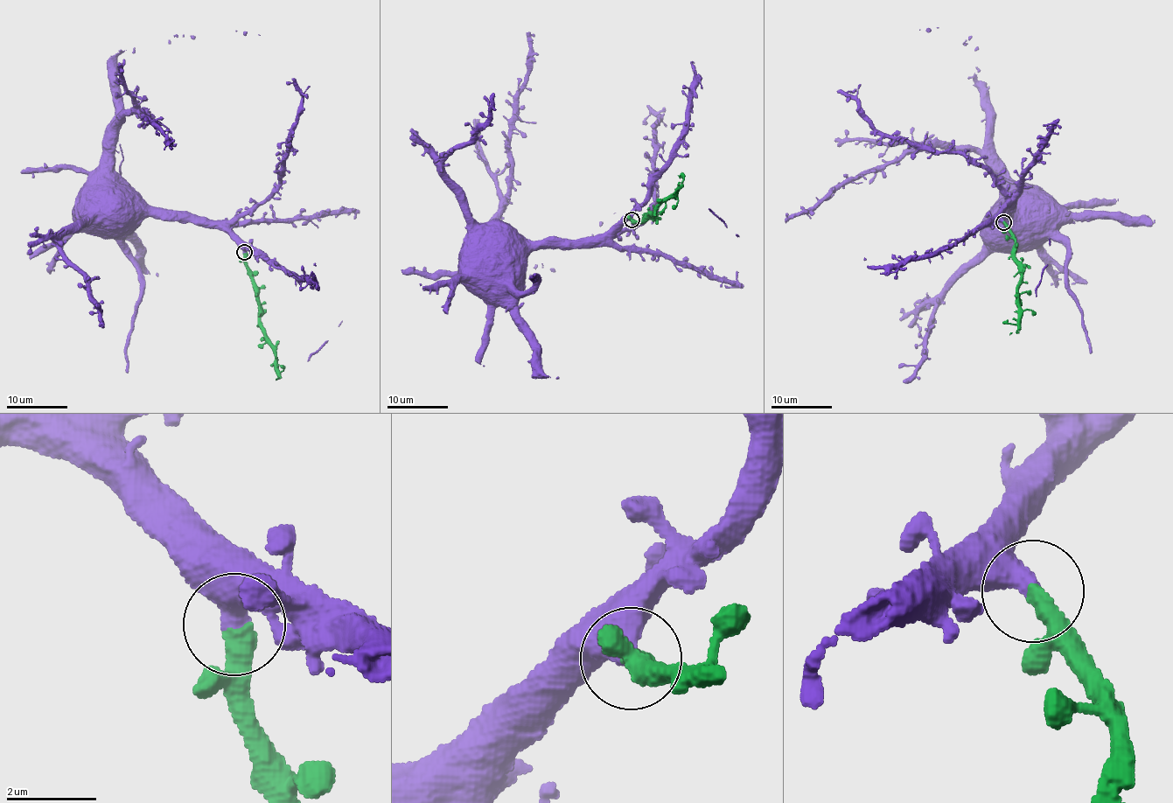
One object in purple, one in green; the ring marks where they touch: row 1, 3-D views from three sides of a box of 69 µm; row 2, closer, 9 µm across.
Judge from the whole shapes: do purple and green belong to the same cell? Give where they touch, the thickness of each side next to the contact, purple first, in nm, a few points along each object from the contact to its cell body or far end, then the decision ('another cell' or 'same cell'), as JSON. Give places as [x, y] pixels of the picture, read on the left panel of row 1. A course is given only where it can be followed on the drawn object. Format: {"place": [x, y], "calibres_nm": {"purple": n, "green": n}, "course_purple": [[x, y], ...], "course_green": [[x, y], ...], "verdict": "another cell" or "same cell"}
{"place": [244, 252], "calibres_nm": {"purple": 550, "green": 440}, "course_purple": [[244, 253], [233, 237], [219, 229], [128, 212], [117, 202], [120, 201]], "course_green": [[244, 253], [259, 310], [259, 328], [265, 342], [273, 349], [275, 369], [280, 372], [283, 370], [282, 366]], "verdict": "another cell"}

